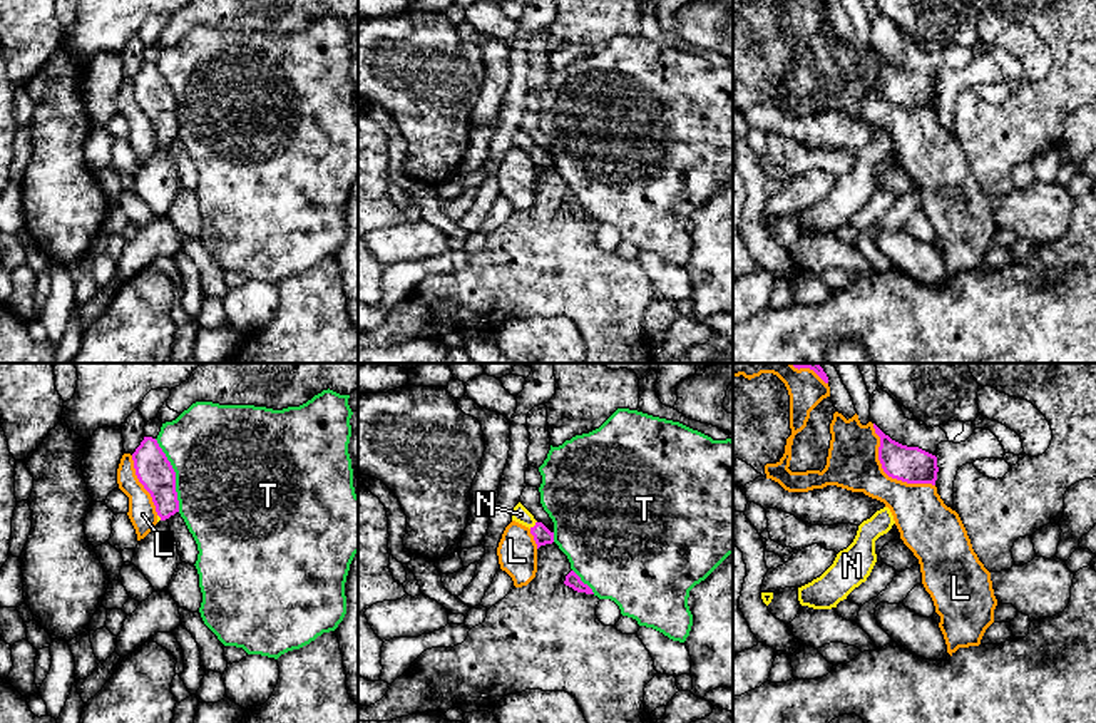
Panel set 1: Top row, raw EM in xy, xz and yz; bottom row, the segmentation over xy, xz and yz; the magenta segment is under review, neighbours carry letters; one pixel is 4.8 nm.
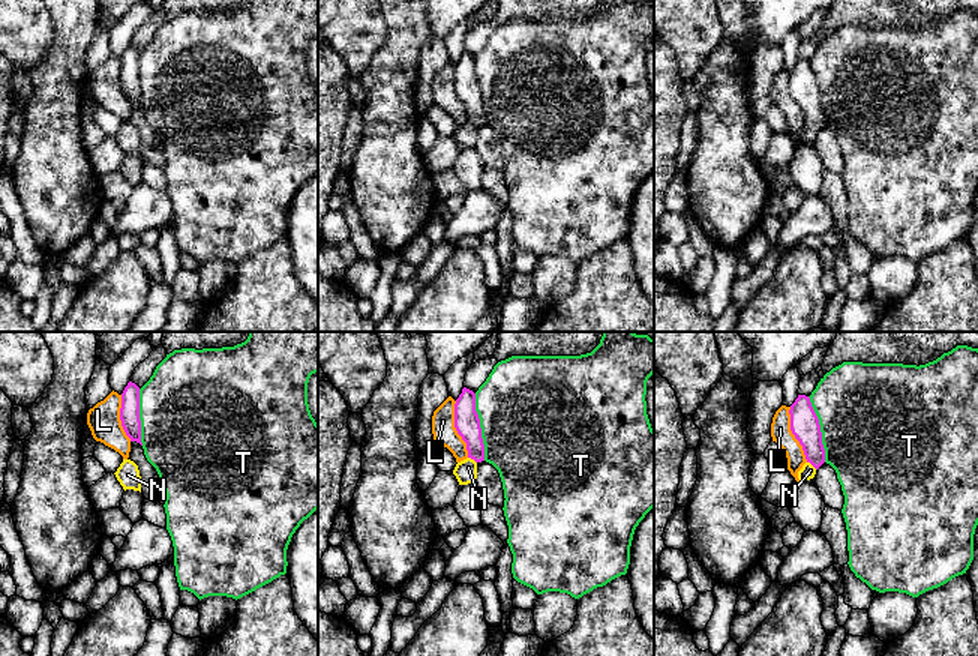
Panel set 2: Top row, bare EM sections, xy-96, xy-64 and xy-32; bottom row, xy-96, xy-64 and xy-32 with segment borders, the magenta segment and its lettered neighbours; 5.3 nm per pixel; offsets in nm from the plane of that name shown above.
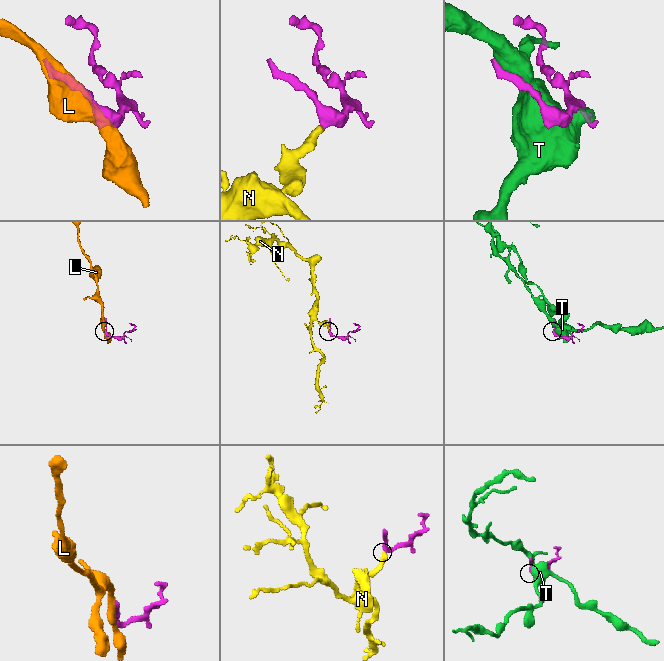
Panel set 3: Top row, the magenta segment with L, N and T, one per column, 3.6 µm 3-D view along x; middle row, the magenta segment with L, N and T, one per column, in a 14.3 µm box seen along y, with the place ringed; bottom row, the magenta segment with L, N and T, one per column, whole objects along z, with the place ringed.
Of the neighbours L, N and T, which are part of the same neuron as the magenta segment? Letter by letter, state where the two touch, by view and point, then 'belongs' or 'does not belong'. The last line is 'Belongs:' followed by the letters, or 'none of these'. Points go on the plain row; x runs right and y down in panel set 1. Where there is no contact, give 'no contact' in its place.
L: yz (886, 97) | does not belong
N: xz (534, 151) | belongs
T: xy (174, 101) | does not belong
Belongs: N

